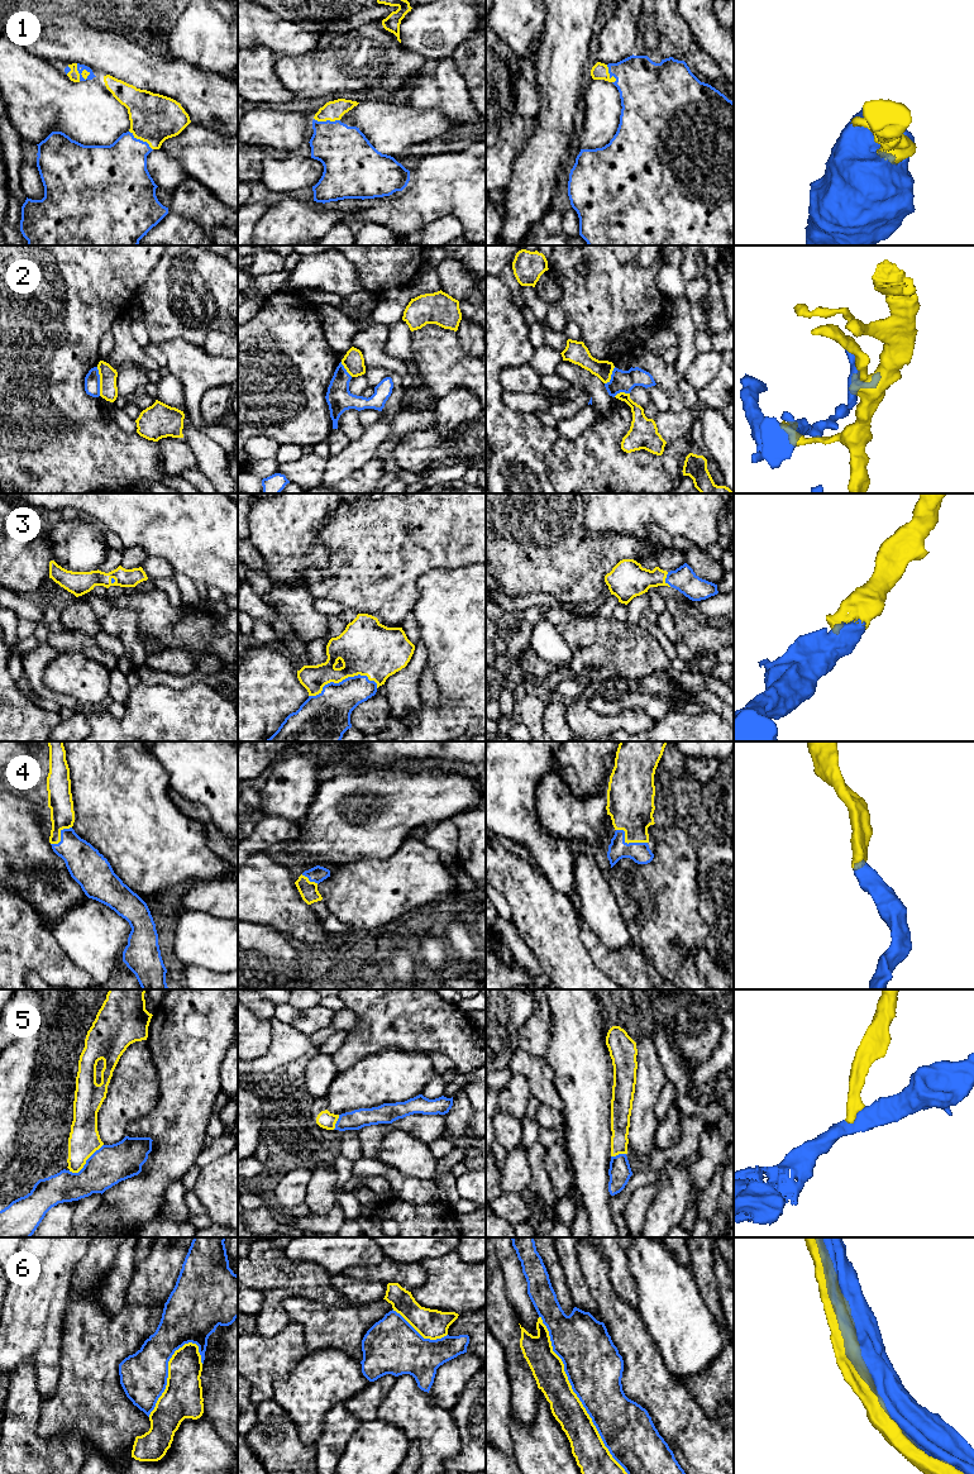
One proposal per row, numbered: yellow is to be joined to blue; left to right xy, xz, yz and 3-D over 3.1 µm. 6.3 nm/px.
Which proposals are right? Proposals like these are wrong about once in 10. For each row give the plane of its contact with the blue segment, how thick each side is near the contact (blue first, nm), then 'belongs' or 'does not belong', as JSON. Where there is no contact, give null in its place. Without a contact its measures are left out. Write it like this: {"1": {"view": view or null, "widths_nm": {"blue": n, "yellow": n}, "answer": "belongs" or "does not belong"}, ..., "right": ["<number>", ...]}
{"1": {"view": "xy", "widths_nm": {"blue": 360, "yellow": 300}, "answer": "belongs"}, "2": {"view": "xy", "widths_nm": {"blue": 100, "yellow": 110}, "answer": "does not belong"}, "3": {"view": "xz", "widths_nm": {"blue": 300, "yellow": 340}, "answer": "belongs"}, "4": {"view": "yz", "widths_nm": {"blue": 130, "yellow": 300}, "answer": "belongs"}, "5": {"view": "xy", "widths_nm": {"blue": 240, "yellow": 200}, "answer": "does not belong"}, "6": {"view": "yz", "widths_nm": {"blue": 360, "yellow": 200}, "answer": "belongs"}, "right": ["1", "3", "4", "6"]}

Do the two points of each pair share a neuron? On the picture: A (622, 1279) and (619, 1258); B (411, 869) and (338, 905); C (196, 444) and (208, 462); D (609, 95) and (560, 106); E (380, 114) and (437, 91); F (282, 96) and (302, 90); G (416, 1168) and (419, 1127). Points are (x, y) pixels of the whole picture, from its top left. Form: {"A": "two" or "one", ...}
{"A": "one", "B": "one", "C": "one", "D": "two", "E": "two", "F": "two", "G": "two"}

